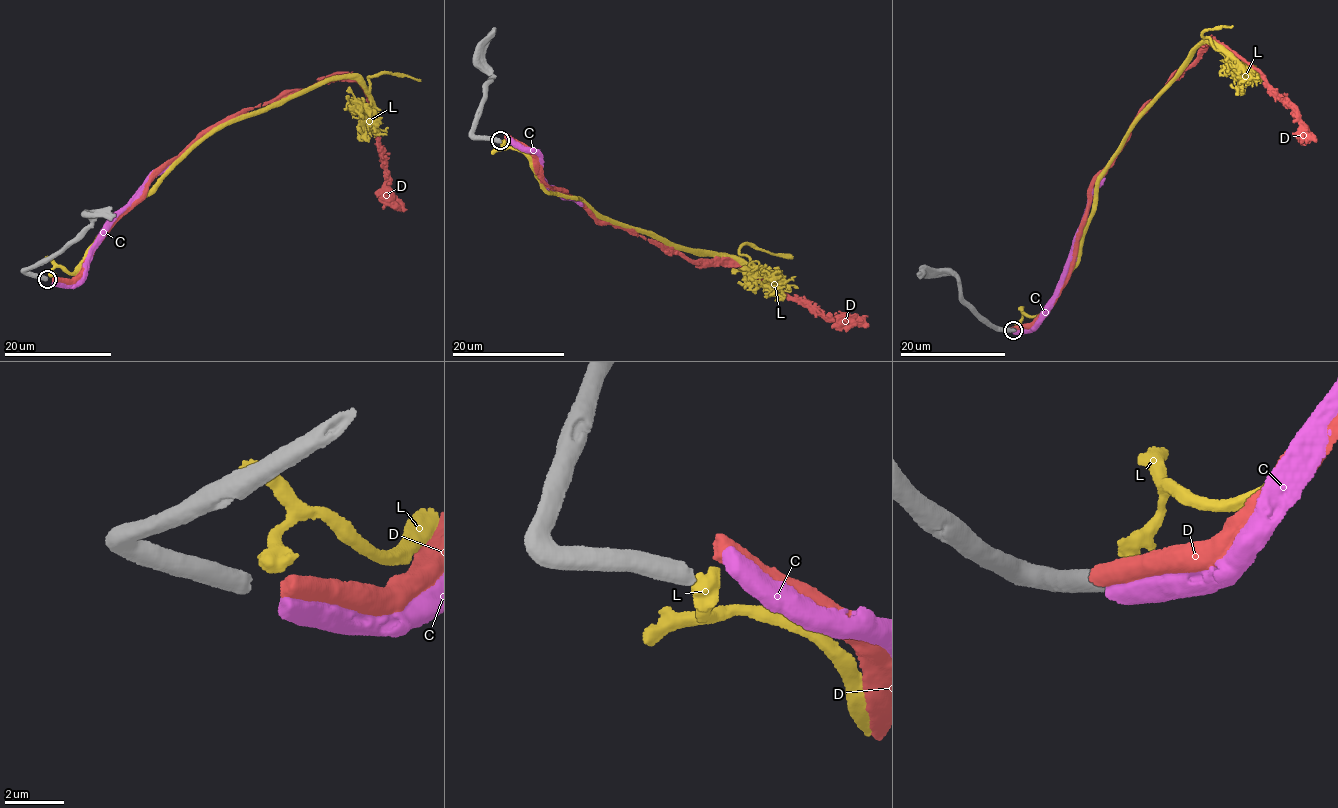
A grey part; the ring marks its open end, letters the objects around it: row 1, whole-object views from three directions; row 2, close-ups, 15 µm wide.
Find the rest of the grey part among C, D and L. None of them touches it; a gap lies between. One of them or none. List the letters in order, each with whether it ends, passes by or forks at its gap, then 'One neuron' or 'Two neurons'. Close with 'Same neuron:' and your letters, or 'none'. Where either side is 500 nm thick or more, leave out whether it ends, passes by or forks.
C: Two neurons
D: One neuron
L: Two neurons
Same neuron: D

